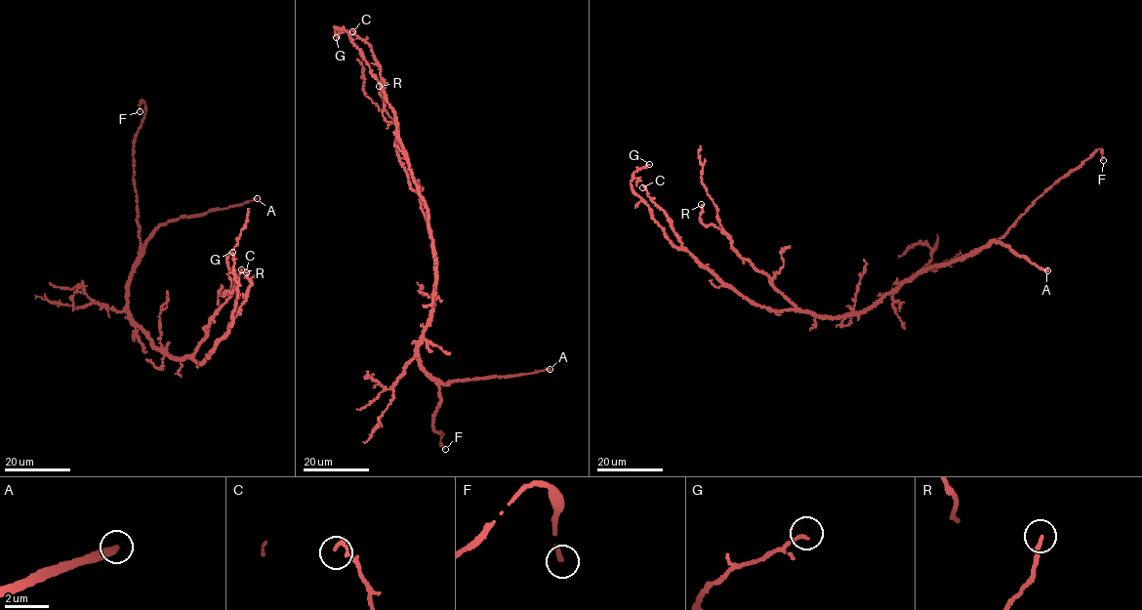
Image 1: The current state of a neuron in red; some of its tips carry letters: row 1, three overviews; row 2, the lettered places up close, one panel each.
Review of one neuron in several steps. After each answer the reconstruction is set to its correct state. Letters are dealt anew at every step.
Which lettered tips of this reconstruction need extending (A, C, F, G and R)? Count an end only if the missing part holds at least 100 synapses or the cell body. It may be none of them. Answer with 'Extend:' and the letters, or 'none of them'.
Extend: A, F

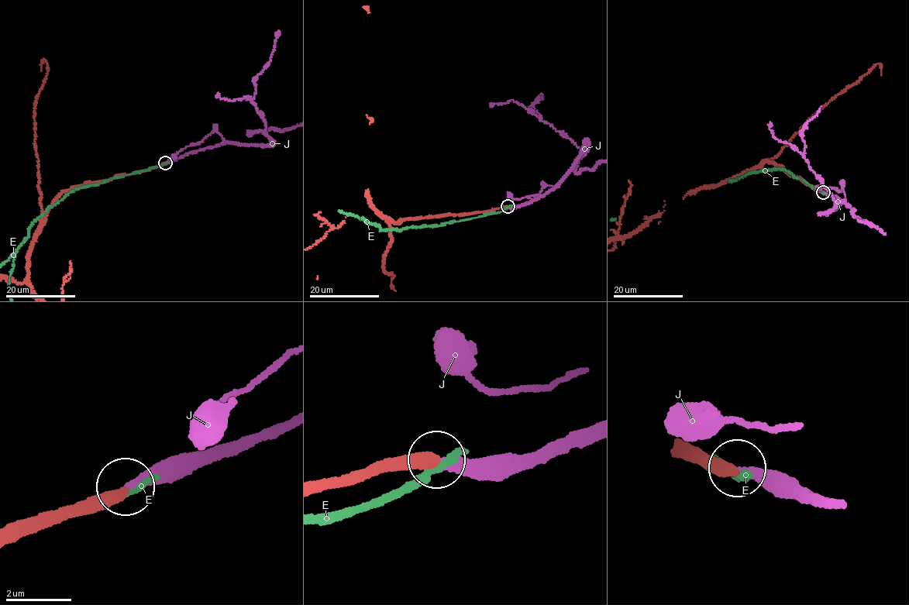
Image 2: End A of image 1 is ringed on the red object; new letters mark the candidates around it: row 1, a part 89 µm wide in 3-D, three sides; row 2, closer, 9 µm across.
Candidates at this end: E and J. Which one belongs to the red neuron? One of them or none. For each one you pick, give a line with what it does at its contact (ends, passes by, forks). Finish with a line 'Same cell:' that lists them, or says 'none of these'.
J: it ends
Same cell: J

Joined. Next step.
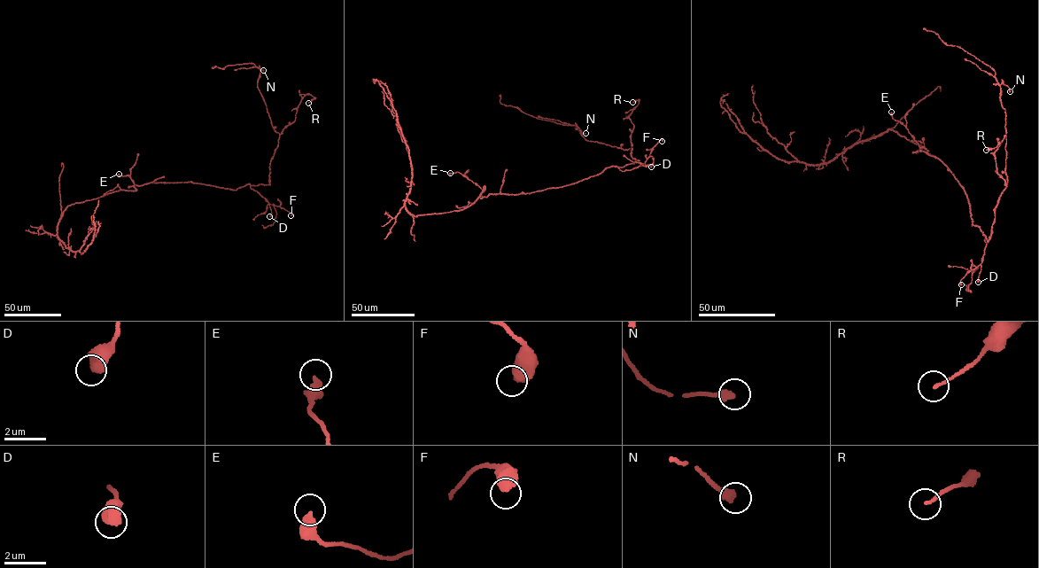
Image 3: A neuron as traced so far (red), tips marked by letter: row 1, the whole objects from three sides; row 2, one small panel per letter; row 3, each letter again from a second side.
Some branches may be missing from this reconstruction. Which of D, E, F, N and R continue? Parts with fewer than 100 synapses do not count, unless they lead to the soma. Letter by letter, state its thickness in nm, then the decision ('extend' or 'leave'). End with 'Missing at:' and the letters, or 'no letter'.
D: calibre 600 nm; leave
E: calibre 400 nm; leave
F: calibre 600 nm; leave
N: calibre 360 nm; leave
R: calibre 130 nm; leave
Missing at: no letter

